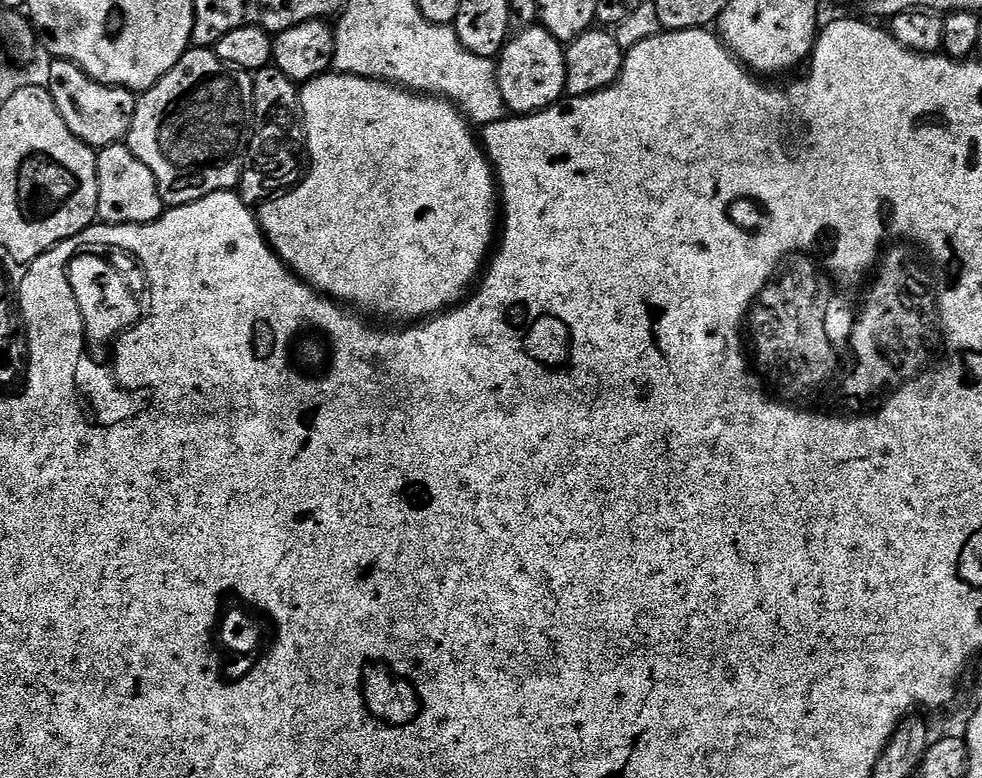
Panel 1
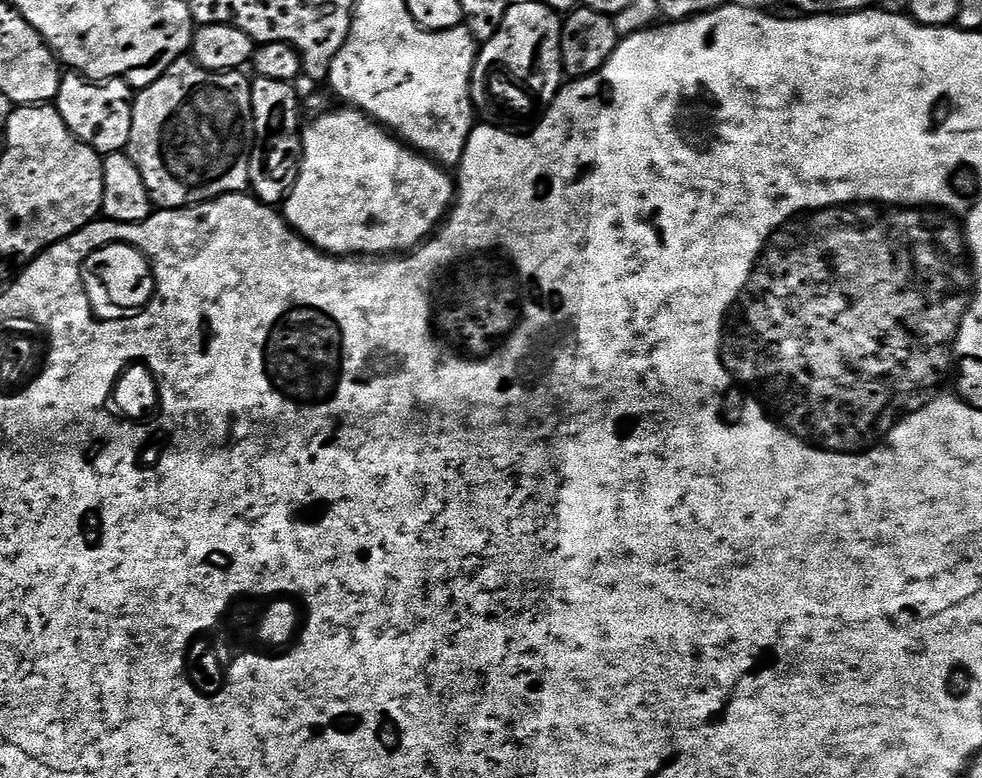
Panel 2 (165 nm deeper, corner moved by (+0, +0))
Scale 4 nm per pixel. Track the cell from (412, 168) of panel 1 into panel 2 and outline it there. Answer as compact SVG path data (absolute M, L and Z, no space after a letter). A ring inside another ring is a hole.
M340 106L340 109L329 110L319 113L312 121L307 121L303 129L304 137L304 159L300 161L300 173L298 182L292 187L292 192L287 200L282 204L282 215L288 221L288 225L297 232L300 237L309 244L313 244L322 252L327 252L329 256L339 256L341 258L352 258L357 254L379 254L381 257L388 258L393 254L408 254L420 247L425 240L431 237L432 233L444 223L456 195L456 184L448 177L449 169L436 163L435 160L418 152L414 148L408 147L382 124L376 123L371 116L360 111L359 108L351 106Z

